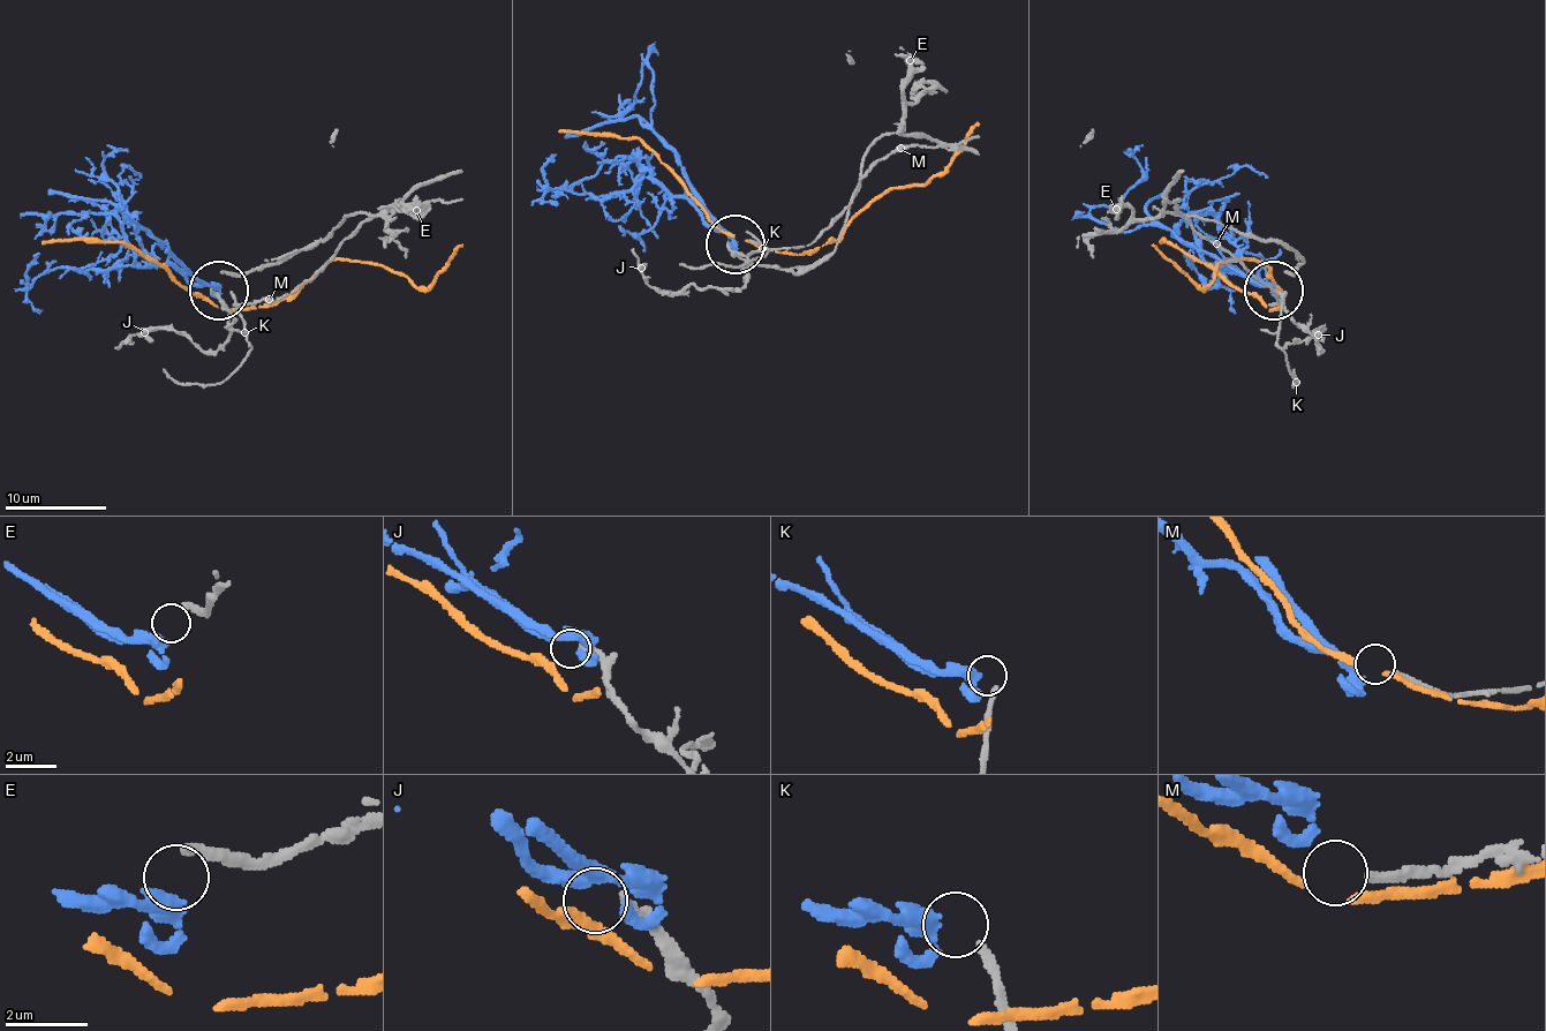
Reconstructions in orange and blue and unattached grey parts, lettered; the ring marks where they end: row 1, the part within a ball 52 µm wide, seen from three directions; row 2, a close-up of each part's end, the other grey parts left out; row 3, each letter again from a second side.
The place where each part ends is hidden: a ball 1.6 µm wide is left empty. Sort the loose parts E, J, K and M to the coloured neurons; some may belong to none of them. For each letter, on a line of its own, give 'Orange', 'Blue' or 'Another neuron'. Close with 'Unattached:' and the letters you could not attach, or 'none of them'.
E: Another neuron
J: Another neuron
K: Blue
M: Another neuron
Unattached: E, J, M

